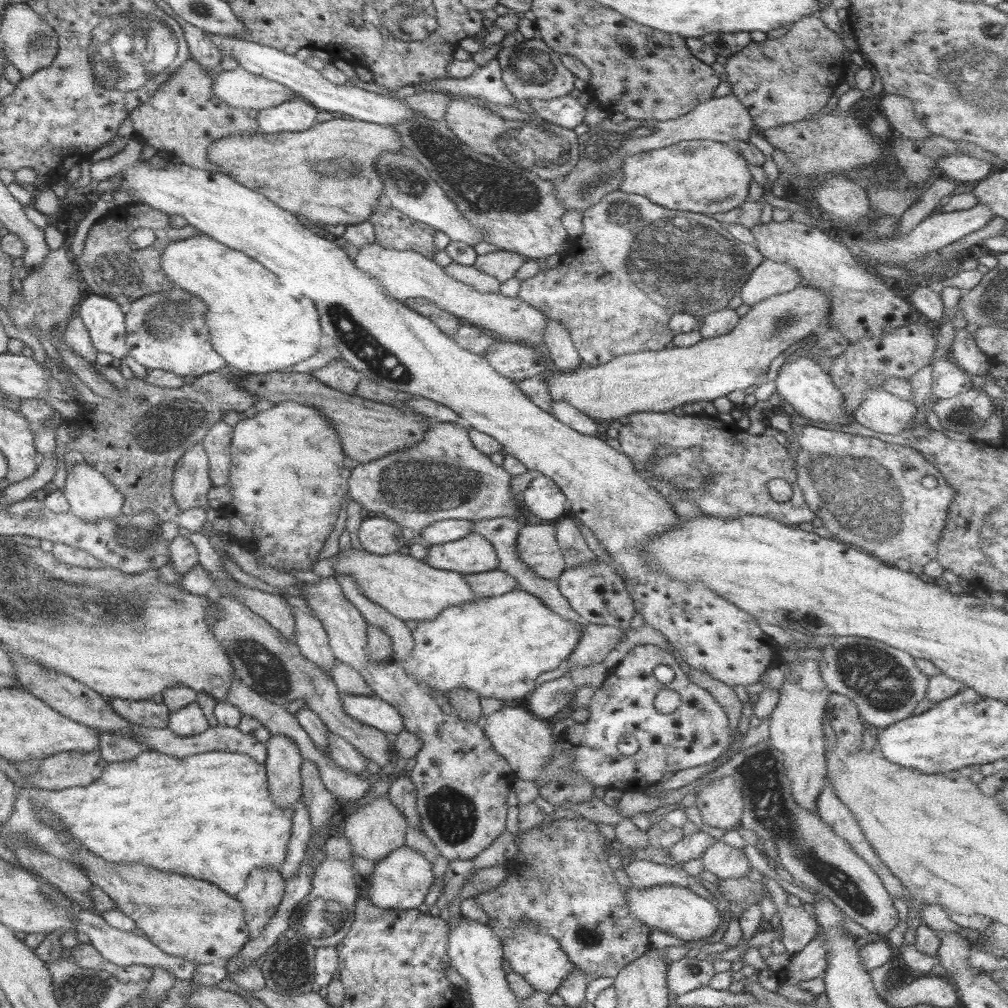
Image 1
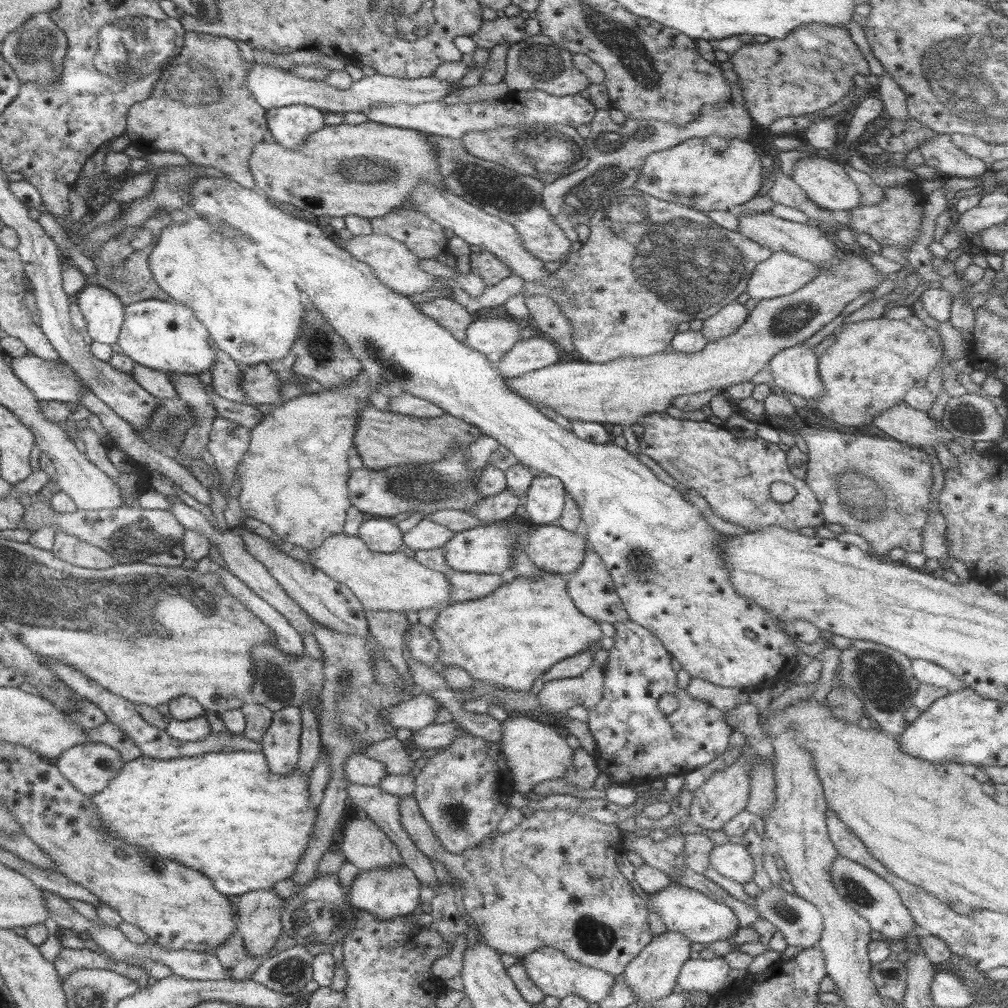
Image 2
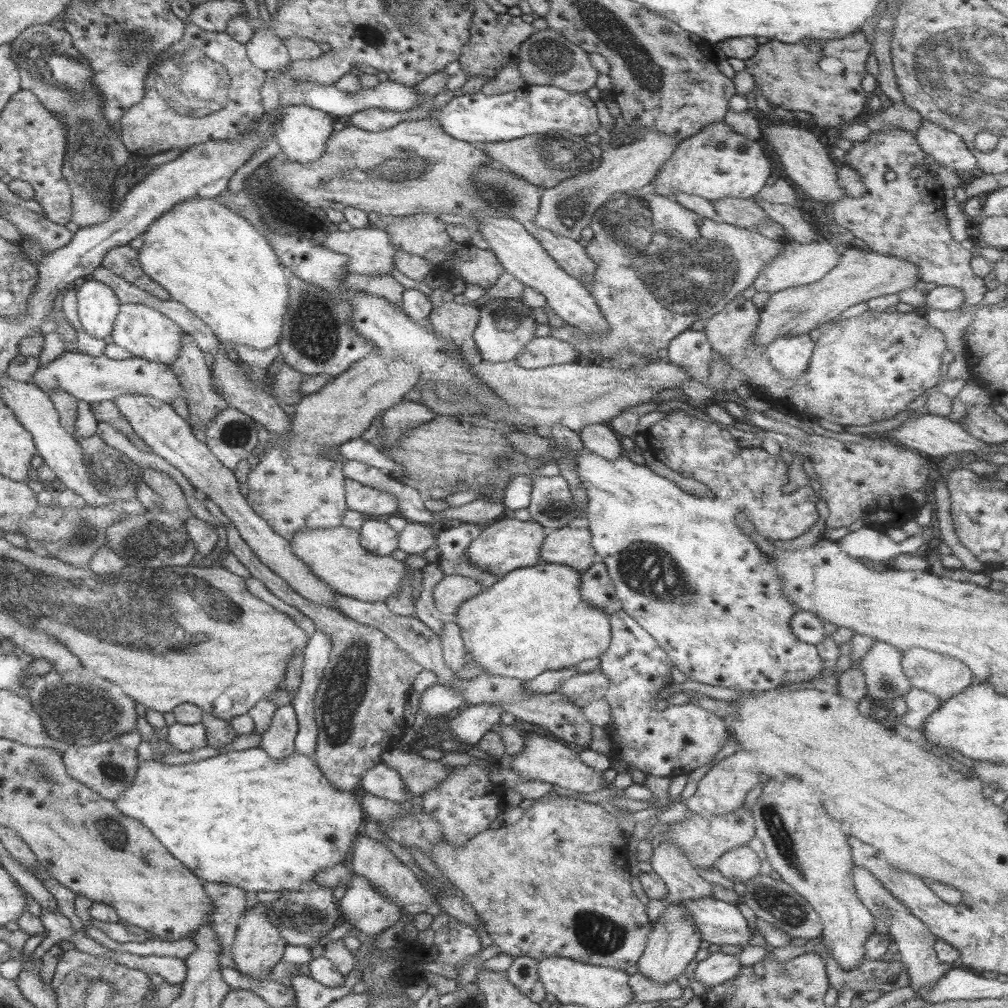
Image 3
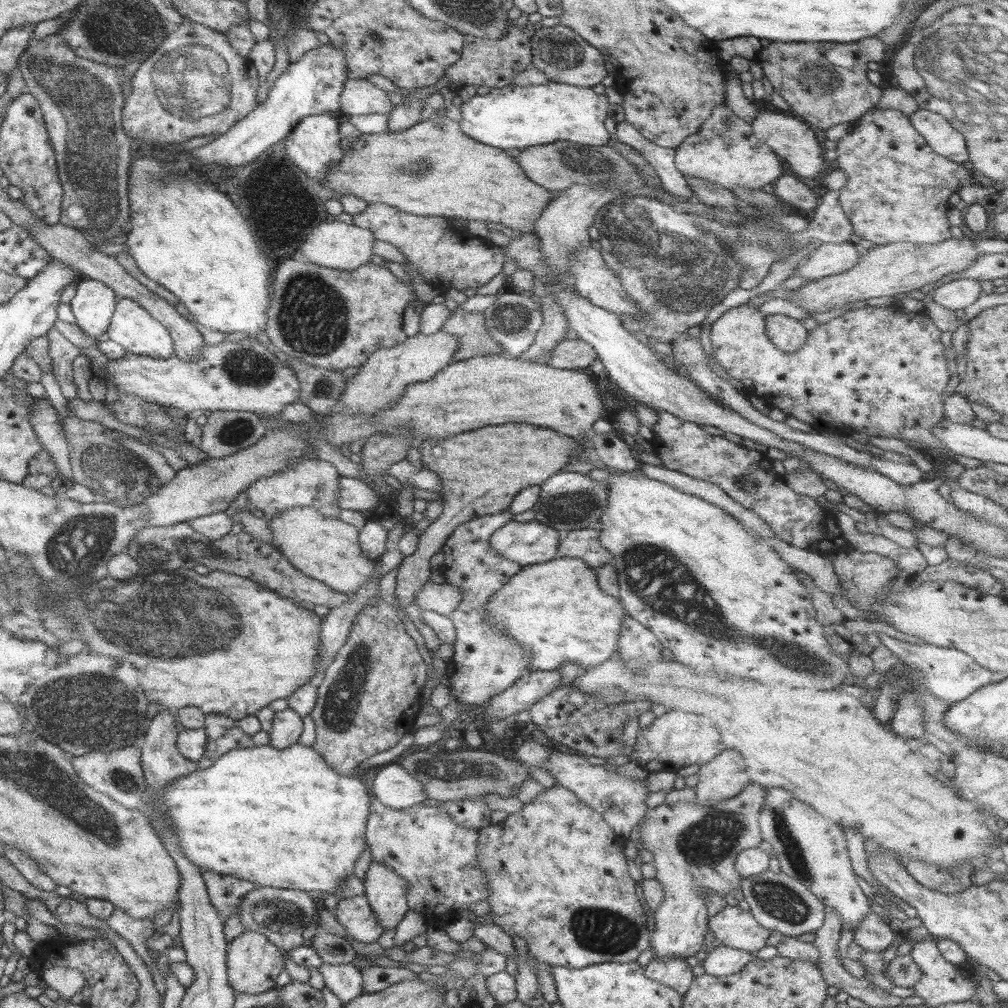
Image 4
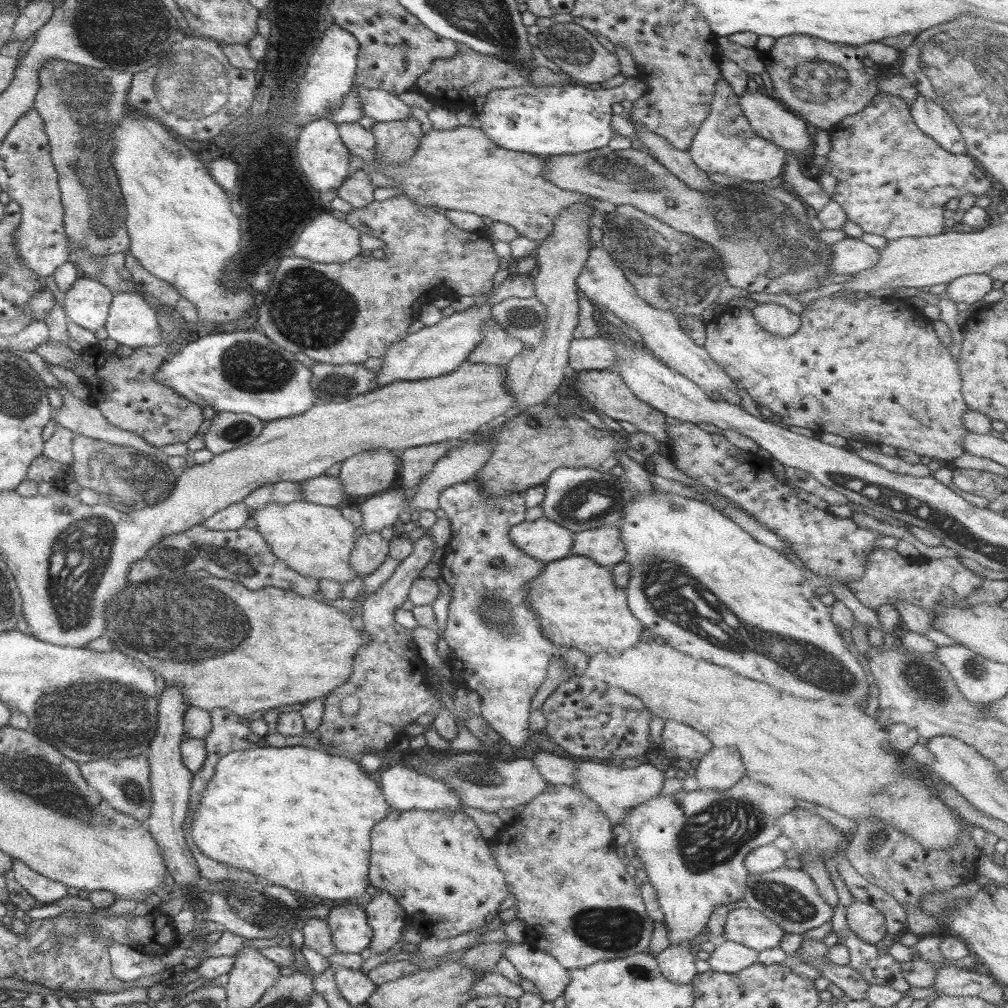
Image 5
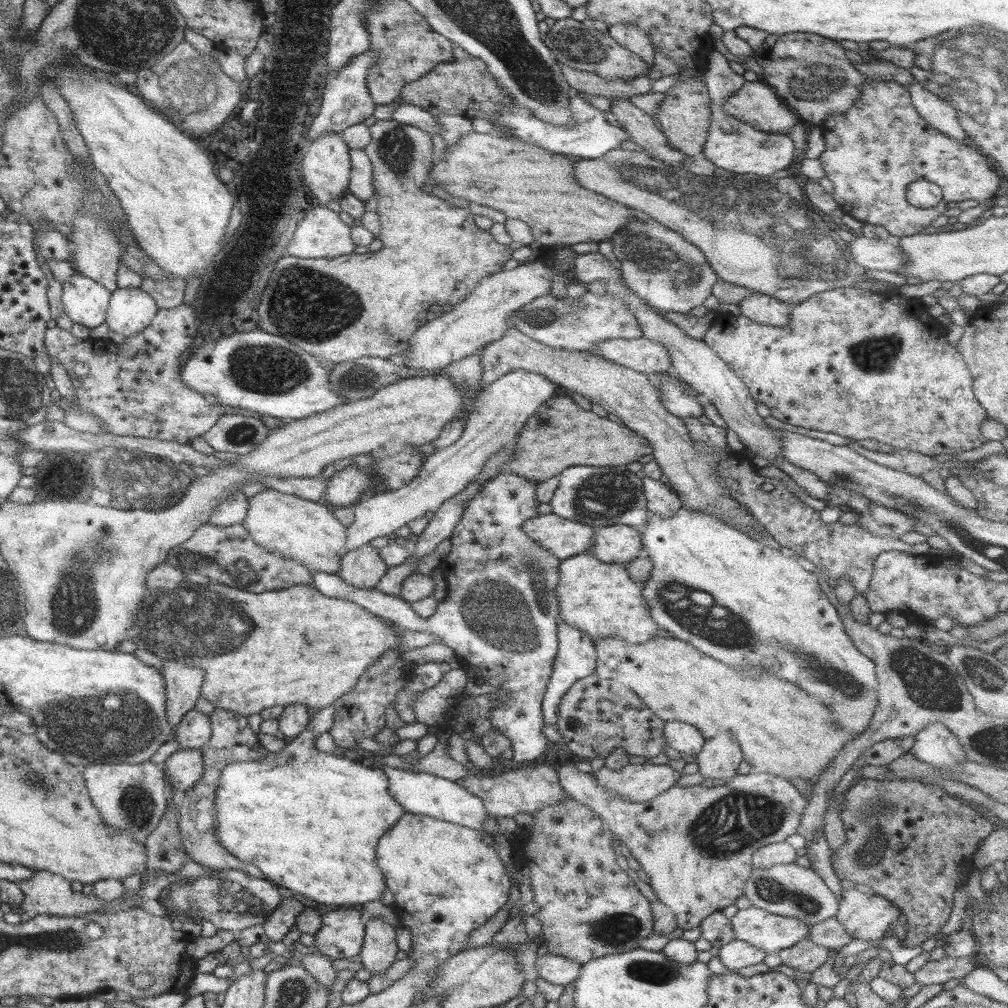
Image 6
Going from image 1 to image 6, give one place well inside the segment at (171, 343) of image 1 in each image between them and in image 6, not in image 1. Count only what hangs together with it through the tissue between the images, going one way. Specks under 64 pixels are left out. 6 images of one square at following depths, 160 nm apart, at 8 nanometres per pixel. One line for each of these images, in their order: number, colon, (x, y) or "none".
2: (163, 335)
3: (148, 334)
4: (132, 326)
5: (132, 320)
6: (130, 310)

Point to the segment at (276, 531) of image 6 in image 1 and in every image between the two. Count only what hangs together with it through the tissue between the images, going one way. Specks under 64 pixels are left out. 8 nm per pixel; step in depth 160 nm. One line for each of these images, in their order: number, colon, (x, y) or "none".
1: (410, 589)
2: (394, 582)
3: (335, 555)
4: (328, 550)
5: (315, 540)

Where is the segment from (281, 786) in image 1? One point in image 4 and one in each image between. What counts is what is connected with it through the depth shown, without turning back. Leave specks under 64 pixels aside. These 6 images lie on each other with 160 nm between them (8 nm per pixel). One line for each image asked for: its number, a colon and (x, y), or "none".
2: (281, 741)
3: (278, 741)
4: (287, 727)

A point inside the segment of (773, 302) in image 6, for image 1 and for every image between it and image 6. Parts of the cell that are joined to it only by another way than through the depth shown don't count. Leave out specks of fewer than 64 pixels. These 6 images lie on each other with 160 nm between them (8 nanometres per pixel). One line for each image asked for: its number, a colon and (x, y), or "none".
1: (808, 390)
2: (795, 369)
3: (789, 354)
4: (788, 334)
5: (776, 318)

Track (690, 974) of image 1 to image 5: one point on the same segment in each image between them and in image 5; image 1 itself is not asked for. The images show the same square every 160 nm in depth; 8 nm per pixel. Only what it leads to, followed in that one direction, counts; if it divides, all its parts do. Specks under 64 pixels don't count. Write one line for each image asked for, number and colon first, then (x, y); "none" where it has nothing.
2: (706, 975)
3: (719, 968)
4: (722, 961)
5: (730, 957)

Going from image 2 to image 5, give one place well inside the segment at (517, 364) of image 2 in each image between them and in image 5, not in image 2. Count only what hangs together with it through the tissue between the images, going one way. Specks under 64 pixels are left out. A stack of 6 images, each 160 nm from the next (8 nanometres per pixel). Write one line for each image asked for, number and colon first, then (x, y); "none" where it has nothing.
3: (541, 351)
4: (569, 354)
5: (585, 354)

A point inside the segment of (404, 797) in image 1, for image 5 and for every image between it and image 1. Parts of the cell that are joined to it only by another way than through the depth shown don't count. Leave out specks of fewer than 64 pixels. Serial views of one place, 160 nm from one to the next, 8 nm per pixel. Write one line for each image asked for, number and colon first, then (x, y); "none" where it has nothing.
2: (552, 881)
3: (556, 883)
4: (557, 876)
5: (579, 904)

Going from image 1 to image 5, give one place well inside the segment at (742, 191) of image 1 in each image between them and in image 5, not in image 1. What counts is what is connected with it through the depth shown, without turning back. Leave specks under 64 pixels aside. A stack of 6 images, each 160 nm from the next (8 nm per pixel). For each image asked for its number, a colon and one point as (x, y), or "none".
2: (710, 173)
3: (715, 163)
4: (725, 151)
5: (725, 143)

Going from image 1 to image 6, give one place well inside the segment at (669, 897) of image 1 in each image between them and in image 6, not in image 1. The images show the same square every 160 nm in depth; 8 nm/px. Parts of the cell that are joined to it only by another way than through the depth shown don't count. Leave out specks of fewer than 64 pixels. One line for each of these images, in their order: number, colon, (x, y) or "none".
2: (698, 918)
3: (719, 922)
4: (736, 928)
5: (747, 926)
6: (764, 930)

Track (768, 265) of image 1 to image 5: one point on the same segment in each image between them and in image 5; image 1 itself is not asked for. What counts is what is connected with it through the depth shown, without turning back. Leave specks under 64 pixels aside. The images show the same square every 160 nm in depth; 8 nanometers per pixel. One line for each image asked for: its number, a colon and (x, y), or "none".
2: (782, 274)
3: (798, 264)
4: (829, 259)
5: (852, 255)

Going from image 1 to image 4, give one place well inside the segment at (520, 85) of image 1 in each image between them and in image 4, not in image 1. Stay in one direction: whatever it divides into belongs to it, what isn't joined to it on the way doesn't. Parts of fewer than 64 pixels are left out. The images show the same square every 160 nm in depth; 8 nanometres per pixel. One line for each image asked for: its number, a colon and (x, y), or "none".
2: (535, 63)
3: (546, 58)
4: (559, 52)

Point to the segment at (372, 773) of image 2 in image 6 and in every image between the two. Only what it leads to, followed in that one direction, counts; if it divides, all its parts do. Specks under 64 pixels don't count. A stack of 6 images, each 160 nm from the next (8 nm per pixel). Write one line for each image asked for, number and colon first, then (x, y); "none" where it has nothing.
3: (380, 780)
4: (393, 786)
5: (404, 788)
6: (420, 793)

